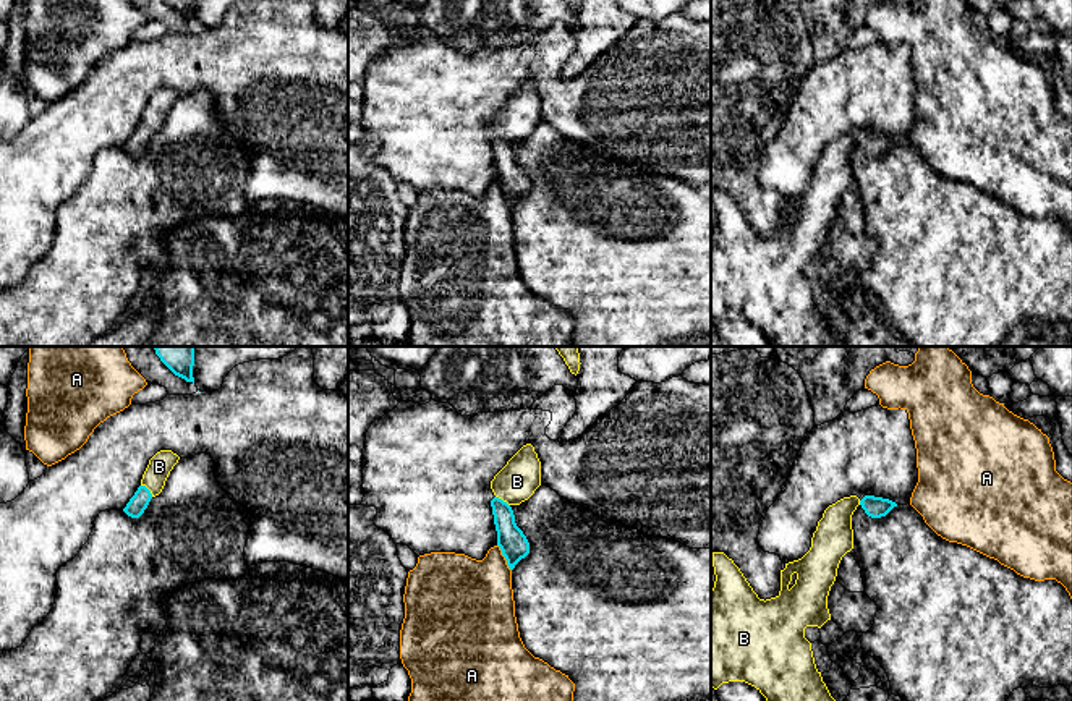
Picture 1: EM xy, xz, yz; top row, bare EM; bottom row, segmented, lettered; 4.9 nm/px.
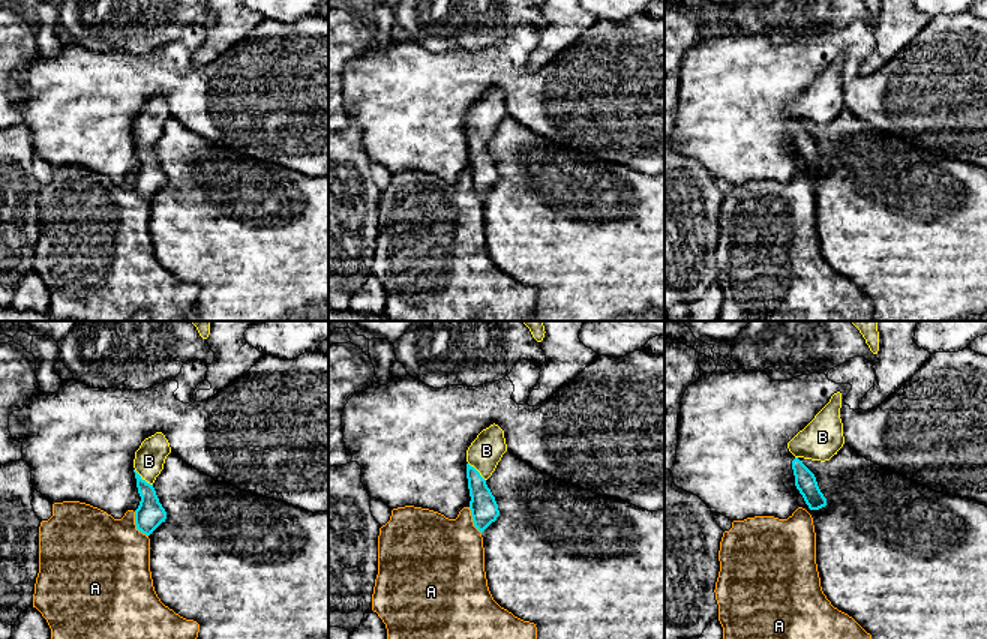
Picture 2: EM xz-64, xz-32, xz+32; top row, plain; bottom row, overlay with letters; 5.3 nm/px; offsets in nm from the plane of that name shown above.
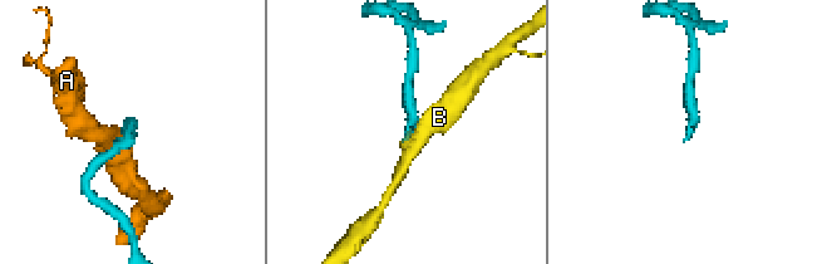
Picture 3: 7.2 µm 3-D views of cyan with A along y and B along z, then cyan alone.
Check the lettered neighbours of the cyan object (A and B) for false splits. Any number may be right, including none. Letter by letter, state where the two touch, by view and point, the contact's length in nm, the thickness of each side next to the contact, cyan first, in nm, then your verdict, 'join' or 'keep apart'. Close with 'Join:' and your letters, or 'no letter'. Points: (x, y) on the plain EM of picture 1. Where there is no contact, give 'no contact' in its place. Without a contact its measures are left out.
A: contact xz (504, 193); length 150 nm; calibres 140 and 360 nm; keep apart
B: contact xy (148, 127); length 90 nm; calibres 90 and 120 nm; join
Join: B

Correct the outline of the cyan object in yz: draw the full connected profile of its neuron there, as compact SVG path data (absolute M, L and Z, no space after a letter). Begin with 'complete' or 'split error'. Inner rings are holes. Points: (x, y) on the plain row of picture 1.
split error | M850 133L829 142L818 159L810 188L802 196L785 201L785 206L781 207L779 232L766 238L758 235L732 196L724 189L713 189L716 219L711 227L711 324L714 327L722 321L745 319L755 324L772 346L837 346L836 337L816 306L811 280L805 275L805 266L821 266L831 257L827 233L842 194L853 186L852 152L858 142L871 155L886 154L897 144L895 139L874 133L865 133L861 138L857 133Z

